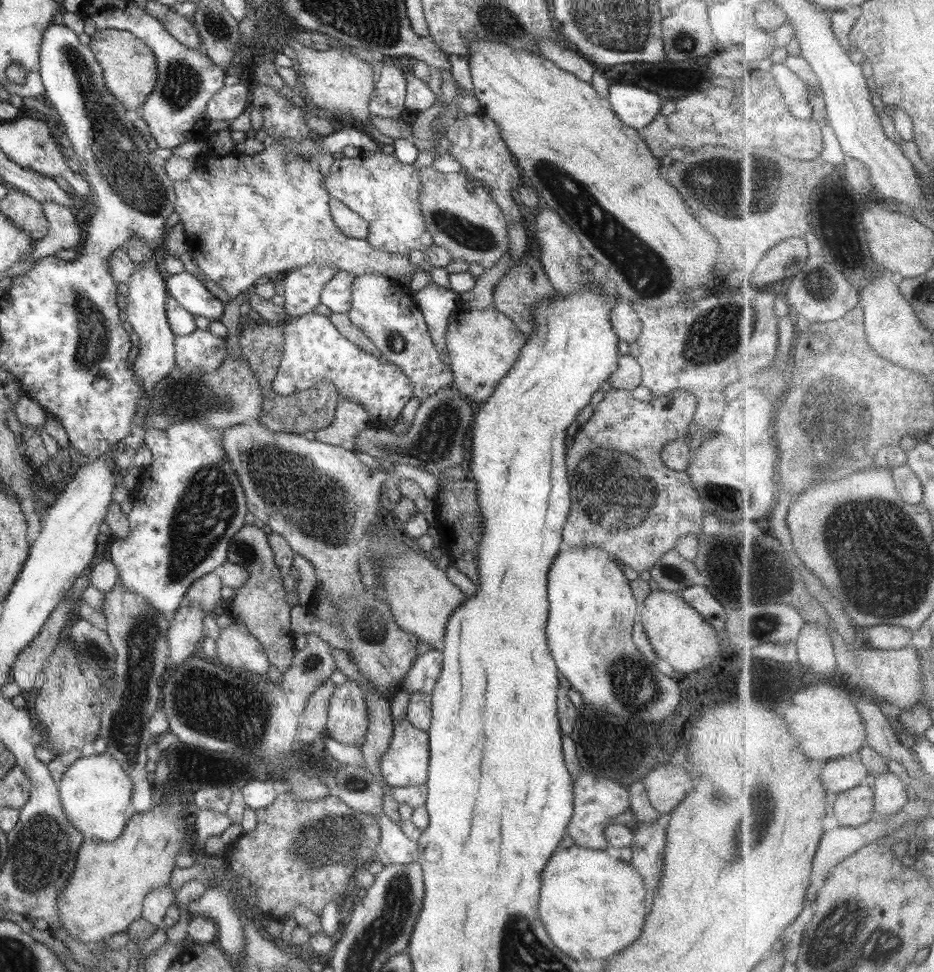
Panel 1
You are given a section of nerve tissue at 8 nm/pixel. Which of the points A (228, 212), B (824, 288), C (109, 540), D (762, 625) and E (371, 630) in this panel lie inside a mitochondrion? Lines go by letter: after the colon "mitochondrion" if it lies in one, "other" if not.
A: other
B: mitochondrion
C: other
D: mitochondrion
E: mitochondrion

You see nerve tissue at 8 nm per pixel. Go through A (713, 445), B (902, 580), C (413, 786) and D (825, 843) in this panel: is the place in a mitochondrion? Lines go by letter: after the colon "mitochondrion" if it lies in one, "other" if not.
A: other
B: mitochondrion
C: other
D: other

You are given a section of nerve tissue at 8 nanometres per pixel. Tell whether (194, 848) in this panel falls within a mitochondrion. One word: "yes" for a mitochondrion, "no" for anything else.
no

